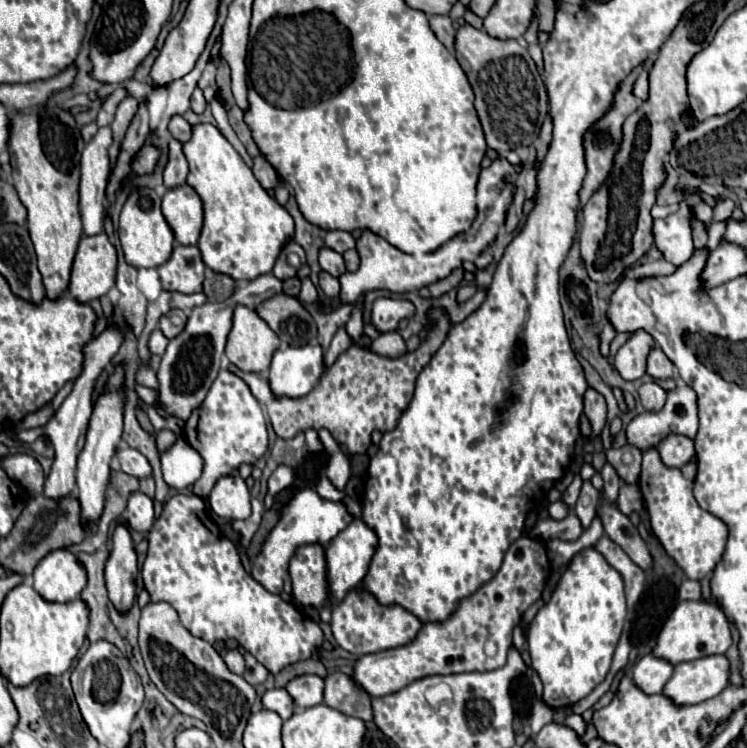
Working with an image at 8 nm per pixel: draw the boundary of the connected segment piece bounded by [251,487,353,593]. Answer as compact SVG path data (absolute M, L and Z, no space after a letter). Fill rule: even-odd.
M299 487L299 491L295 491L295 495L285 503L279 523L273 527L273 531L265 539L261 553L255 557L251 575L267 591L281 593L283 591L283 579L289 573L289 561L291 561L295 549L299 545L307 545L307 543L323 543L323 547L327 547L331 543L331 539L339 531L343 531L351 521L353 521L353 517L343 503L327 501L327 499L319 497L317 491L313 491L309 487Z

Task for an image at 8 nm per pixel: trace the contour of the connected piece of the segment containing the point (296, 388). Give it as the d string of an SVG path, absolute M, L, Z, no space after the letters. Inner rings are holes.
M285 347L273 355L269 383L279 397L303 397L323 377L323 347Z

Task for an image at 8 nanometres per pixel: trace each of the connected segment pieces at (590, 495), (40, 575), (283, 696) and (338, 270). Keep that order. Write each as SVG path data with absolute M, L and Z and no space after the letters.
M585 481L581 495L579 495L579 501L575 505L575 515L581 519L583 527L589 527L589 523L595 517L597 505L599 505L599 491L591 485L591 481Z
M69 549L47 553L33 571L33 587L47 601L73 601L87 585L87 571Z
M271 689L261 699L263 699L263 707L269 711L275 711L283 721L293 715L295 703L287 693L287 689Z
M329 247L321 249L321 253L319 253L319 265L321 265L321 269L325 273L329 273L333 277L341 277L347 271L343 257L337 251L329 249Z

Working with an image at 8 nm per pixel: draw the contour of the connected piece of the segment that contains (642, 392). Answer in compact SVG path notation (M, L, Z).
M643 383L638 390L639 400L647 411L661 411L667 393L657 383Z

